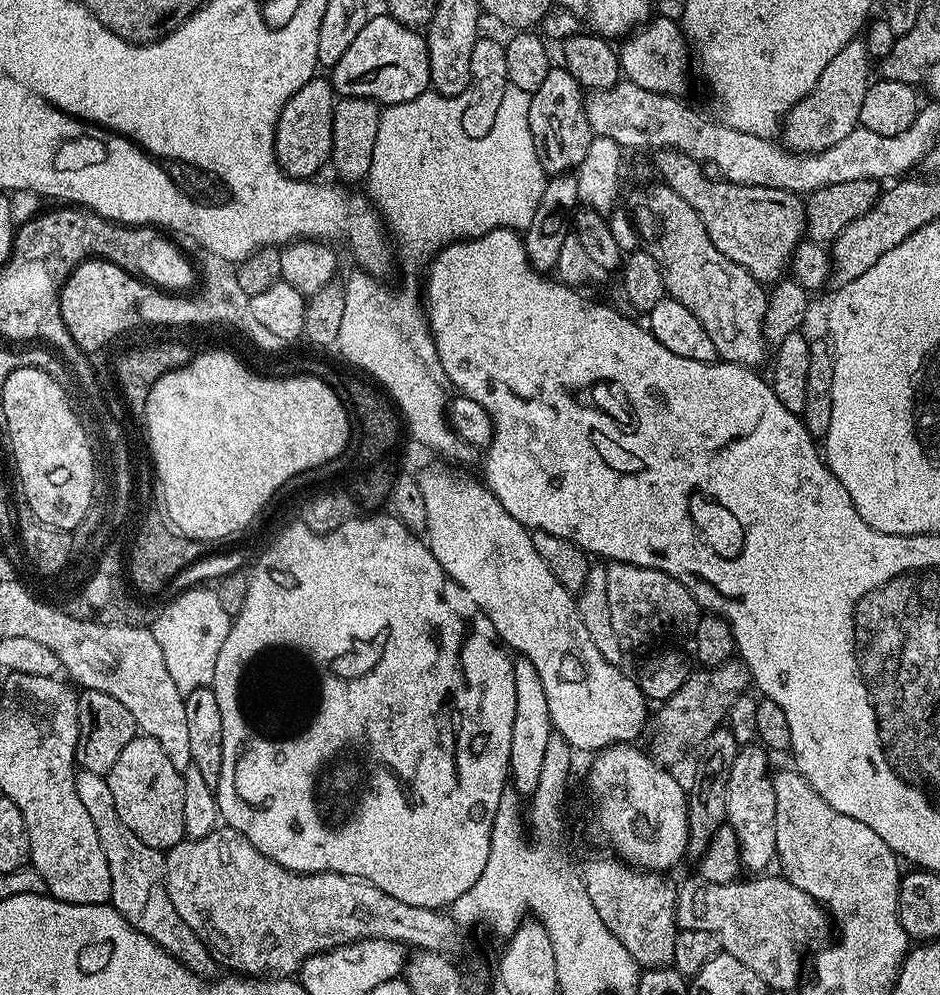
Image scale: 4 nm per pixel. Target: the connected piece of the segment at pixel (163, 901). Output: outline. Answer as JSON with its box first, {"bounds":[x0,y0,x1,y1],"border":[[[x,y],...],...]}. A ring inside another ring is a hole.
{"bounds":[76,771,218,977],"border":[[[77,771],[76,789],[78,798],[82,798],[82,806],[86,806],[86,814],[90,814],[90,822],[94,822],[94,830],[98,830],[98,842],[102,842],[106,866],[110,866],[112,907],[122,914],[122,918],[126,918],[126,922],[130,922],[130,926],[134,926],[134,930],[146,934],[146,938],[162,946],[162,950],[185,964],[194,975],[215,977],[218,965],[208,945],[198,939],[182,918],[178,918],[178,910],[174,910],[174,902],[170,902],[164,881],[165,853],[154,846],[146,846],[146,842],[142,842],[134,830],[127,828],[122,818],[118,818],[107,776]]]}

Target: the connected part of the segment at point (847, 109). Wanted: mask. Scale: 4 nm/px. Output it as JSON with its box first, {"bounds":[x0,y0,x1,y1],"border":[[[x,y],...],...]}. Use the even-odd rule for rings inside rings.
{"bounds":[782,39,870,153],"border":[[[863,39],[851,40],[838,54],[838,58],[833,58],[830,66],[822,70],[822,78],[785,115],[782,121],[783,147],[797,153],[823,152],[825,148],[834,146],[834,142],[842,142],[850,130],[854,130],[860,123],[862,114],[862,101],[866,98],[866,90],[870,83],[868,77],[868,64],[870,57],[864,45]]]}

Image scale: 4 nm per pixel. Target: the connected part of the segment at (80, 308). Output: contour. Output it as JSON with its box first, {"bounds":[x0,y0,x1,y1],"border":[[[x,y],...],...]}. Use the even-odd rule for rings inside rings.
{"bounds":[60,258,156,348],"border":[[[93,258],[83,260],[68,276],[60,291],[60,313],[70,338],[82,348],[96,348],[96,344],[111,345],[123,332],[139,324],[150,326],[156,320],[152,316],[152,287],[138,276],[132,276],[109,260]]]}

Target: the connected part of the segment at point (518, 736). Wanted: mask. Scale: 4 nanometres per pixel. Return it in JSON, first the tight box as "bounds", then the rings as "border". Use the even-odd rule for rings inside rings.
{"bounds":[510,658,554,797],"border":[[[523,658],[517,659],[513,663],[514,670],[514,734],[510,742],[510,778],[514,785],[515,791],[521,797],[531,797],[536,787],[540,785],[540,771],[542,770],[542,762],[546,758],[546,746],[548,739],[554,735],[552,727],[552,719],[550,718],[550,706],[546,702],[546,690],[542,690],[542,680],[538,678],[538,672],[534,670],[534,666]]]}

